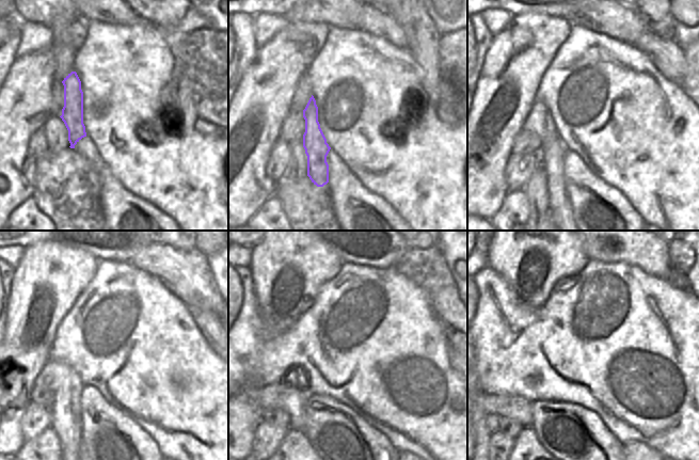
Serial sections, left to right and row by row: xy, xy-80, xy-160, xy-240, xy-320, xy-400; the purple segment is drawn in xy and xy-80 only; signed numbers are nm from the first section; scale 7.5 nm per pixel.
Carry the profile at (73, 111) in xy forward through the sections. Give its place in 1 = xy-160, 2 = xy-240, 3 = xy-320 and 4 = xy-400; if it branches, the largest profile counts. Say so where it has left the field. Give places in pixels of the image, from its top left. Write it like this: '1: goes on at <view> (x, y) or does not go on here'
1: goes on at xy-160 (552, 155)
2: goes on at xy-240 (81, 447)
3: does not go on here
4: does not go on here

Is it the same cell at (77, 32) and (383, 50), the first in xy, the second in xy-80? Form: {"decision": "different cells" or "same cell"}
{"decision": "different cells"}

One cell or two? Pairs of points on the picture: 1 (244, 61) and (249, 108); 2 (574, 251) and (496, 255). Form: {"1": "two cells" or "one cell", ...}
{"1": "two cells", "2": "one cell"}

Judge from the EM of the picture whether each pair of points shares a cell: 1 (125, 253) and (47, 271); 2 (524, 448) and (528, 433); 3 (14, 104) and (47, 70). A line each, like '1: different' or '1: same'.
1: different
2: same
3: same

